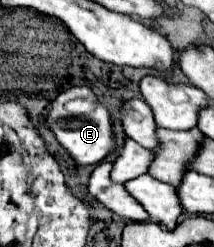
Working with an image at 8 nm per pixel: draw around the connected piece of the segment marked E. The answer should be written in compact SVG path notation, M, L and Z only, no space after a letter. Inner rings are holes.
M71 86L53 98L45 124L77 164L99 164L115 148L109 112L97 102L93 90L87 86Z

